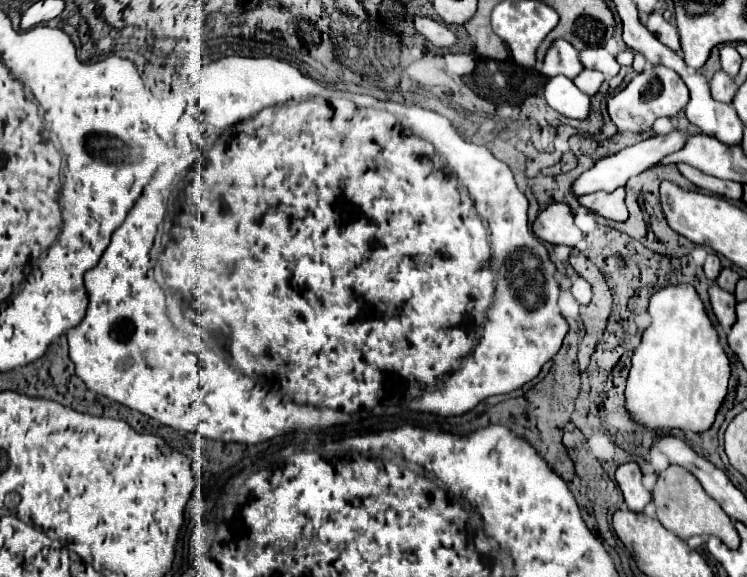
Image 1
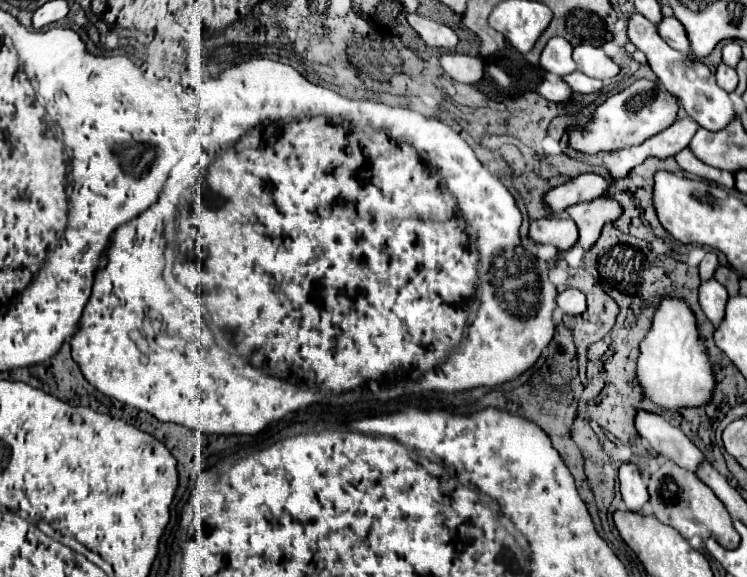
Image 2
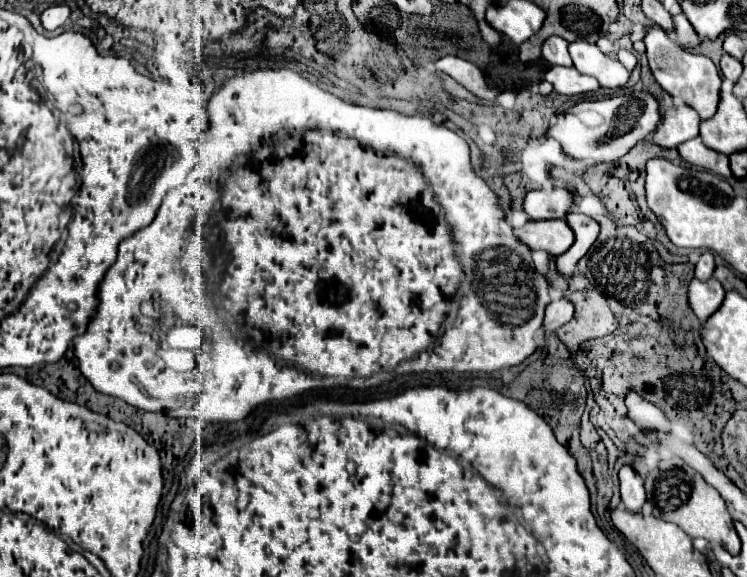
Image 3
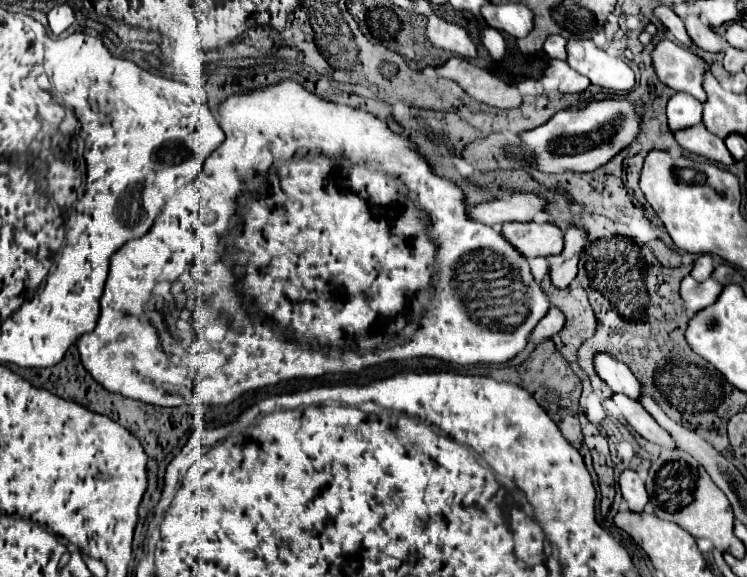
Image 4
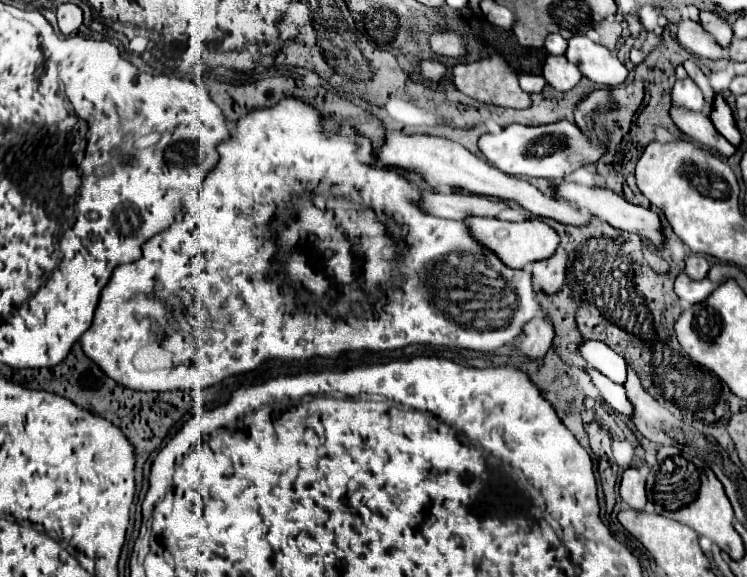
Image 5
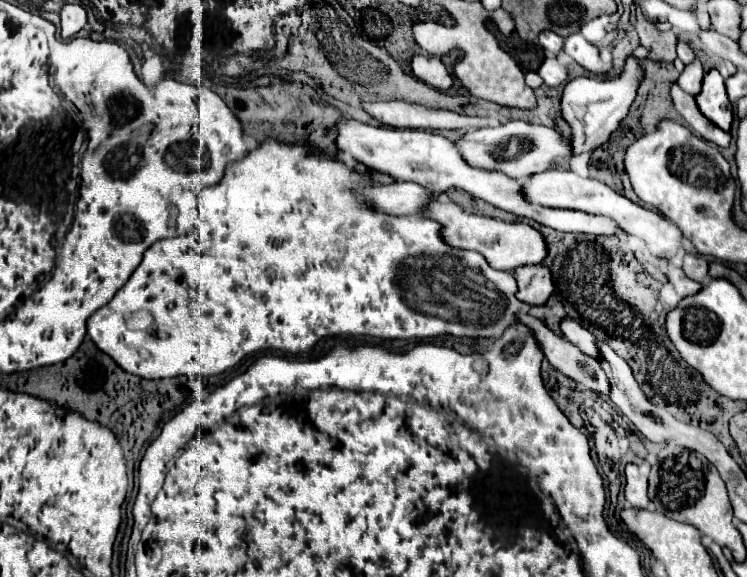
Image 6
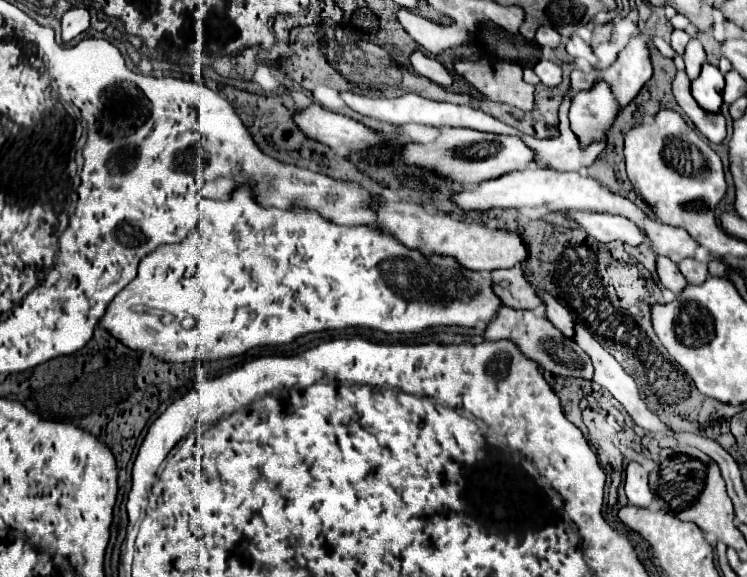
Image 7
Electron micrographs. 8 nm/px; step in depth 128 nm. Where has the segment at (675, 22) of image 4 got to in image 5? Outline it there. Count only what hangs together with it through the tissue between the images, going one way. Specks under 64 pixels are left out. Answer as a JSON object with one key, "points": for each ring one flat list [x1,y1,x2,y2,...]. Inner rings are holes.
{"points":[[682,20,676,38,684,48,688,48,692,54,700,58,708,58,708,60,724,58,726,50,720,44,716,44,716,40,712,40,712,36,708,36,708,32,704,32,704,28,698,22]]}

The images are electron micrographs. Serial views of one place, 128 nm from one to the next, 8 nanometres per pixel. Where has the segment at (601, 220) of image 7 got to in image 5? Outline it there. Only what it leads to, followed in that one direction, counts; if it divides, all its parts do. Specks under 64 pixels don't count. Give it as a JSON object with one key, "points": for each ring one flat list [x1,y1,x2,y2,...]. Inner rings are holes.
{"points":[[388,130,384,136,382,146,378,148,378,152,374,154,372,162,376,166,396,166,402,170,414,170,416,174,422,176,422,180,434,188,434,190,444,190,444,188,462,188,470,194,478,194,478,196,488,196,488,198,498,198,504,202,516,202,520,204,524,210,528,210,534,216,540,218,552,218,560,224,568,224,568,226,588,226,590,224,590,216,580,214,578,210,570,208,568,204,542,194,538,188,534,188,532,184,528,184,526,180,520,180,516,176,508,176,504,172,500,172,498,168,490,166,486,160,470,154,464,146,460,146,454,140,448,138,438,138,438,136,426,136,426,134,400,134,400,132,392,132]]}

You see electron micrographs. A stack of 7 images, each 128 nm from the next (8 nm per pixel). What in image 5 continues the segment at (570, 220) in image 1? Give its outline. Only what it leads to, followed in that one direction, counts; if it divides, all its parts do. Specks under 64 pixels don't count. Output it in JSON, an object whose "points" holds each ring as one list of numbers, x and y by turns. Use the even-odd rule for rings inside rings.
{"points":[[472,216,472,218,466,218,464,222,468,224,472,238,480,240,480,244,484,244,486,248,492,248,492,252,496,252,496,256,500,256,500,260,504,260,504,264,508,264,508,268,524,268,530,262,544,260,556,252,558,242,560,242,556,232,540,220,504,222,498,218,476,218,476,216]]}

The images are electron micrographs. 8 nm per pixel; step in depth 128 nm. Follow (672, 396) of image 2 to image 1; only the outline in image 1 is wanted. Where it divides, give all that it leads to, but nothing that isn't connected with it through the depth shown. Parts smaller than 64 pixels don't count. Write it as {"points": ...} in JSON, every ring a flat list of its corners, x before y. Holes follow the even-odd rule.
{"points":[[692,286,662,288,650,298,652,322,642,334,642,342,632,356,632,368,626,386,626,408,632,418,648,428,682,428,704,432,712,426,720,408,728,378,730,362,718,340,718,334]]}

